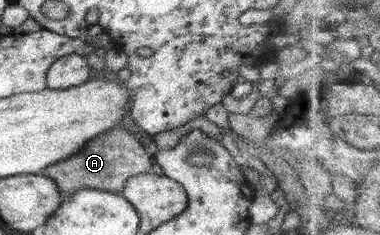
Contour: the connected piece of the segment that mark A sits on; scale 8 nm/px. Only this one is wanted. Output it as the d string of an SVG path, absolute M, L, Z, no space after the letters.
M115 124L87 140L72 156L48 165L40 174L49 177L64 198L81 189L121 194L128 177L152 172L151 168L151 161L139 140L128 130Z

